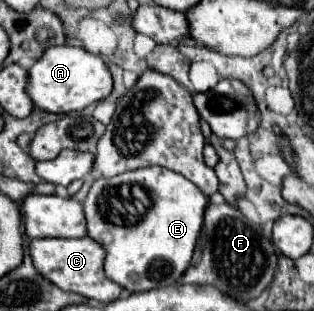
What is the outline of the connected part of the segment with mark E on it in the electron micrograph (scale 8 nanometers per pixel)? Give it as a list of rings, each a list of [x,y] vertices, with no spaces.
[[[160,166],[140,168],[118,174],[114,178],[96,180],[84,202],[84,214],[88,222],[88,236],[100,242],[108,252],[104,262],[106,276],[118,282],[128,292],[144,292],[150,288],[174,286],[176,282],[180,282],[192,260],[198,234],[204,222],[204,210],[208,204],[210,198],[202,190],[198,190],[198,186],[194,186],[182,174]]]

